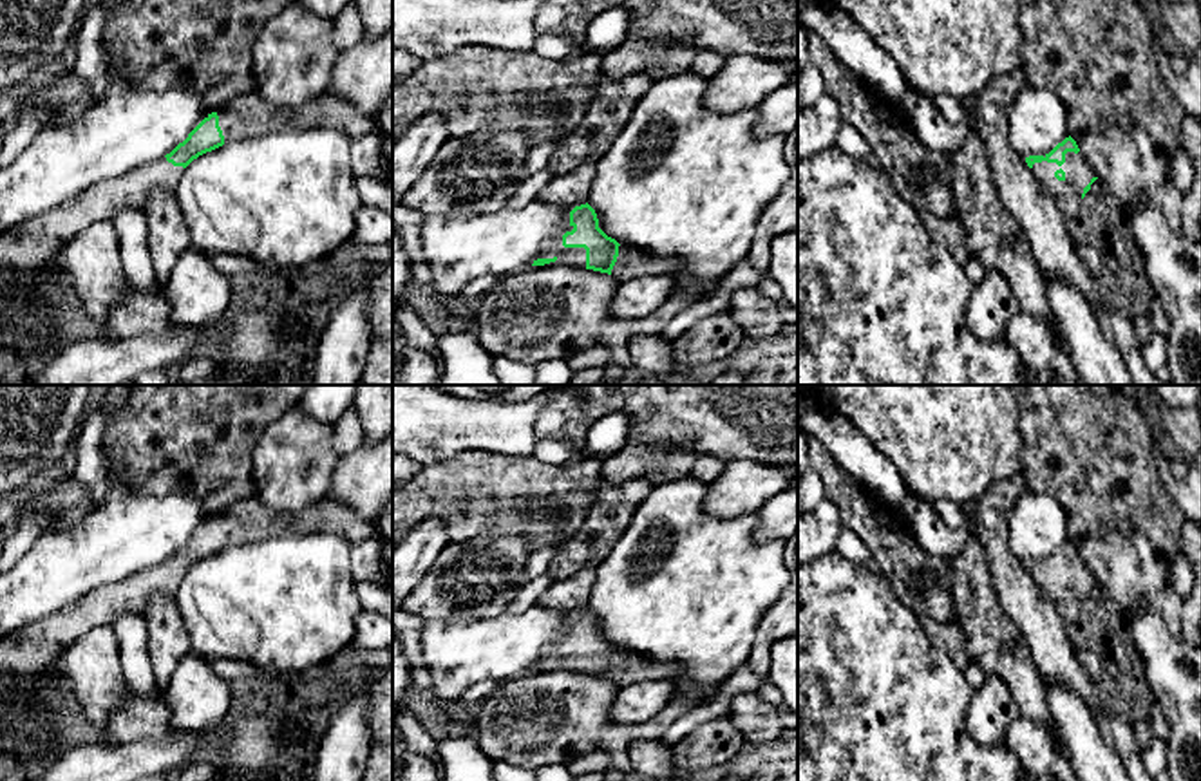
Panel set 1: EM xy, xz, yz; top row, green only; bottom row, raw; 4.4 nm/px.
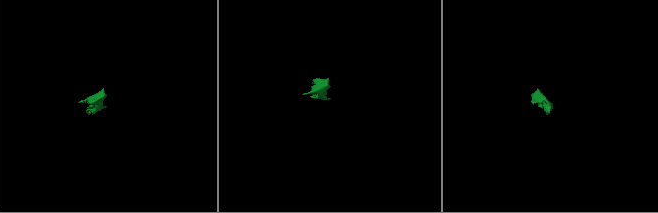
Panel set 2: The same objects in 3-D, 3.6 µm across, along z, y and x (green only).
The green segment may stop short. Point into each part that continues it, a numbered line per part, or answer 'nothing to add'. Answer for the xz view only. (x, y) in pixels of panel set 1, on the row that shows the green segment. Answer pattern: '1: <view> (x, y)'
1: xz (576, 257)
2: xz (632, 263)

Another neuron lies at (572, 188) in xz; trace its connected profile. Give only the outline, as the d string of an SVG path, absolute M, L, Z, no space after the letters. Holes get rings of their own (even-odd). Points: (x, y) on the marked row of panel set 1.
M584 165L581 168L570 170L564 175L553 175L541 190L539 199L546 204L586 204L593 179L595 165Z

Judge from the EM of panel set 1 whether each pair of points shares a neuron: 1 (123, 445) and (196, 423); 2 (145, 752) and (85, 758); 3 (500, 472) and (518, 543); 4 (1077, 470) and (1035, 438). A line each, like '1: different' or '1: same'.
1: same
2: same
3: different
4: same

